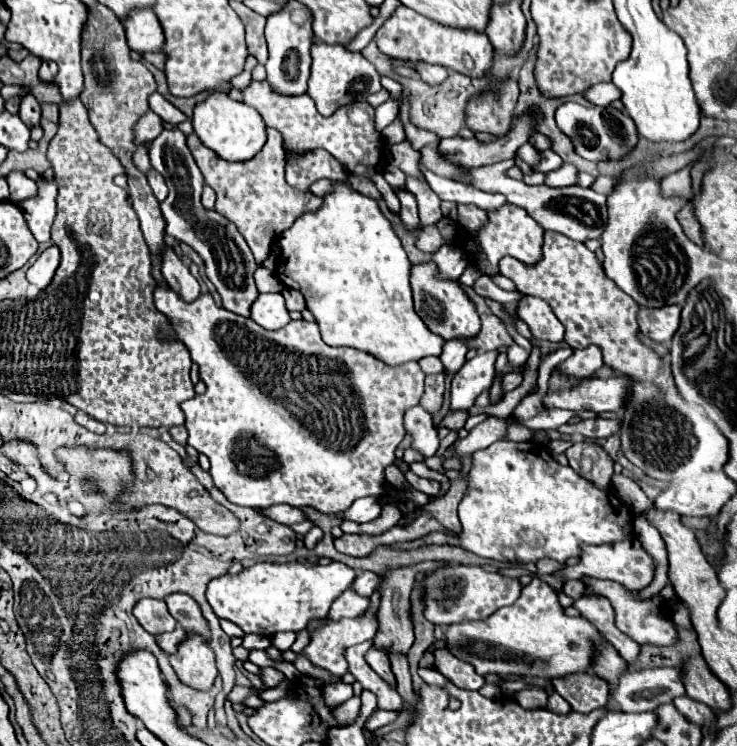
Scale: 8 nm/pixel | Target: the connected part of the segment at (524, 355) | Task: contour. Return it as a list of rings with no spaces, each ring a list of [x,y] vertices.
[[[512,344],[512,346],[508,348],[508,362],[510,362],[512,368],[524,366],[526,360],[528,360],[528,356],[530,356],[530,352],[526,352],[524,348],[520,348],[518,344]]]

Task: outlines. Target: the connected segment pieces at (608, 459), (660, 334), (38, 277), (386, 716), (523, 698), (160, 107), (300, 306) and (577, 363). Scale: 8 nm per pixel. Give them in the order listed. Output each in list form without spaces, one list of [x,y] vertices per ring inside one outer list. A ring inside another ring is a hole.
[[[574,442],[566,456],[570,466],[584,476],[586,480],[594,482],[598,488],[608,488],[612,474],[614,474],[614,460],[612,456],[594,442]]]
[[[672,304],[666,308],[642,308],[638,312],[640,332],[660,344],[670,344],[680,324],[680,312],[680,304]]]
[[[56,246],[46,248],[38,256],[38,260],[28,268],[28,272],[26,272],[28,282],[38,286],[38,288],[46,288],[56,272],[56,268],[58,268],[58,264],[60,264],[60,250]]]
[[[376,710],[370,720],[366,722],[366,730],[376,730],[380,726],[386,726],[386,724],[392,724],[394,720],[398,718],[398,712],[388,712],[388,710]]]
[[[524,688],[518,692],[516,700],[522,708],[546,708],[548,694],[544,690],[538,690],[538,688]]]
[[[154,92],[154,94],[150,96],[150,108],[152,108],[164,122],[170,122],[170,124],[174,124],[174,126],[188,120],[184,112],[180,112],[174,104],[170,104],[170,102],[168,102],[162,94],[158,94],[158,92]]]
[[[284,288],[282,290],[282,296],[286,298],[286,306],[288,310],[304,310],[304,296],[298,292],[298,290],[290,290],[290,288]]]
[[[592,344],[584,350],[574,350],[574,354],[566,362],[558,364],[558,370],[568,376],[586,378],[586,376],[592,376],[600,366],[604,366],[602,350]]]

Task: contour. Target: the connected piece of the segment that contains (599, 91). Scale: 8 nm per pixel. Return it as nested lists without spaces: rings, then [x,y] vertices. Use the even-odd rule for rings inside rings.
[[[608,82],[608,84],[596,84],[596,86],[586,90],[586,98],[592,104],[596,104],[596,106],[608,106],[610,102],[620,98],[620,92],[618,92],[618,88],[612,82]]]

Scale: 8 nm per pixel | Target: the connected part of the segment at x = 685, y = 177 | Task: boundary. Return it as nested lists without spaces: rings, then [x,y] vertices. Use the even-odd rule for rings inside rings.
[[[686,166],[680,172],[668,174],[662,180],[662,194],[664,196],[684,196],[692,200],[692,188],[690,188],[690,166]]]

